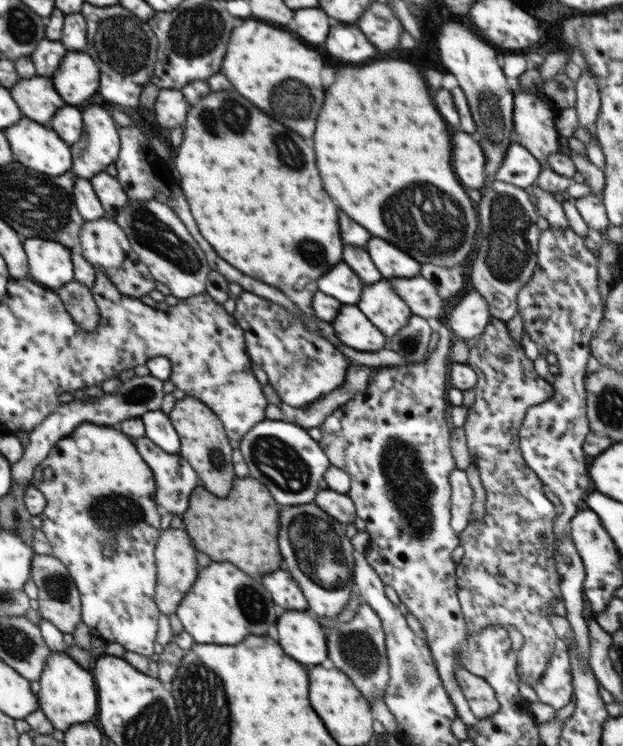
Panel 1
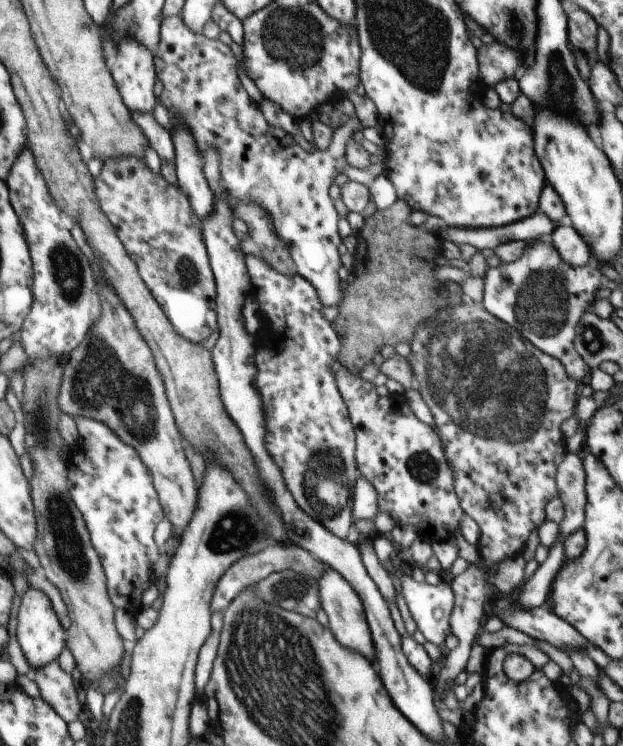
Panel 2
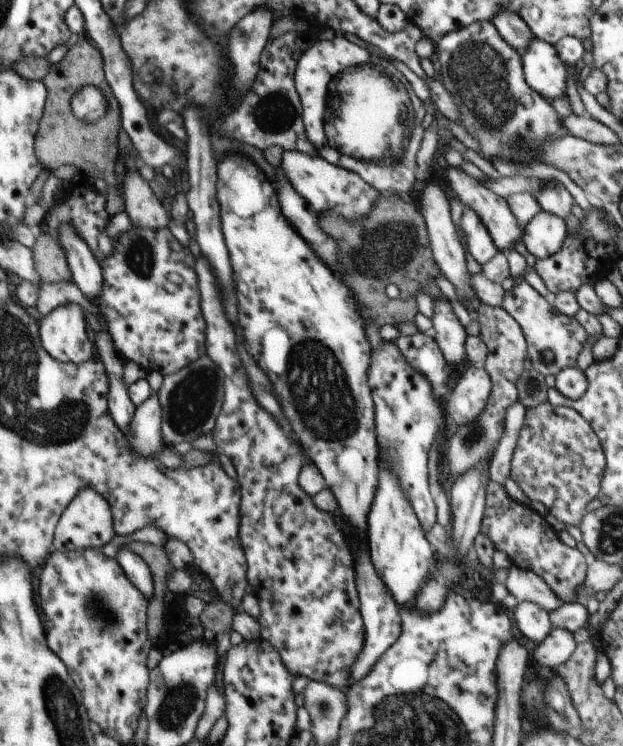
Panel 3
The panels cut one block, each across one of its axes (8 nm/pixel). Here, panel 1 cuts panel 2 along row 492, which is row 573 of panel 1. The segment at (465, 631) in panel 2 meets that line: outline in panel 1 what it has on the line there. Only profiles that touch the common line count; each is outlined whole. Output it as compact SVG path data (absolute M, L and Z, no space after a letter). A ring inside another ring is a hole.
M490 317L488 321L488 326L486 326L485 331L477 337L478 344L470 349L469 360L466 362L470 365L477 374L477 383L475 384L473 391L475 392L475 403L469 408L470 414L466 417L466 422L462 426L465 430L465 437L467 438L467 449L470 453L472 462L475 463L476 468L481 478L481 483L483 484L484 490L486 491L486 514L483 520L469 524L460 534L459 543L464 549L464 557L458 564L456 564L456 582L457 582L457 596L459 603L461 604L461 612L463 613L463 618L466 624L466 630L469 635L476 635L480 633L483 629L489 626L499 625L502 628L514 628L524 637L524 645L522 649L517 652L517 673L524 684L533 687L536 684L536 680L544 674L546 667L548 666L549 660L552 658L553 650L555 649L555 640L557 639L557 634L550 623L550 618L555 615L554 610L550 607L550 600L562 600L559 588L559 574L556 570L555 562L555 547L553 544L554 533L553 524L558 512L556 511L556 506L546 498L544 495L544 490L542 490L543 482L538 478L538 475L526 464L525 458L522 456L520 450L520 439L519 430L522 426L523 420L525 419L527 410L532 406L543 405L553 394L555 389L552 385L543 379L536 373L534 369L534 363L526 357L526 354L522 348L519 347L514 340L510 337L508 333L508 328L506 323L499 321L497 318Z

